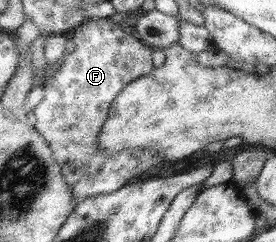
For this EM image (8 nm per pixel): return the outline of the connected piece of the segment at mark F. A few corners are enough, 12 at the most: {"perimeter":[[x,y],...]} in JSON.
{"perimeter":[[85,19],[29,114],[78,203],[170,164],[96,150],[150,47]]}

